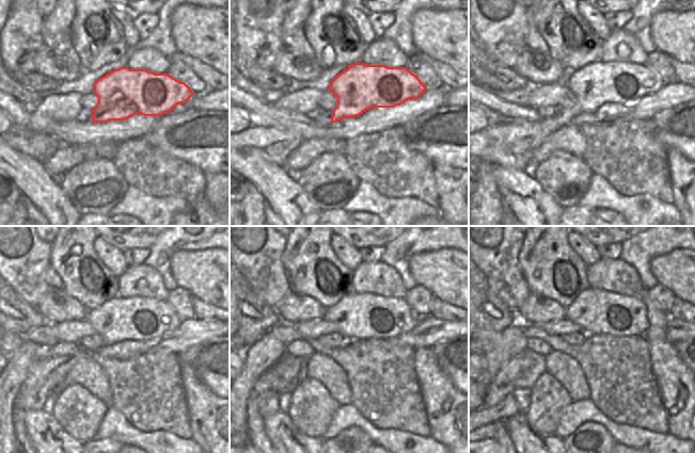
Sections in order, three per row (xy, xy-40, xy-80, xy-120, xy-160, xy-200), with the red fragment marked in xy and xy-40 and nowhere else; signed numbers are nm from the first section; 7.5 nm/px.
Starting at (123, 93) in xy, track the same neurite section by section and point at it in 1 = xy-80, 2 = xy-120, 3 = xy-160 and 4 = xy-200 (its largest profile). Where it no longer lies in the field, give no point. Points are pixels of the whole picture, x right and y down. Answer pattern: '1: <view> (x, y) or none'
1: xy-80 (596, 83)
2: xy-120 (119, 319)
3: xy-160 (358, 316)
4: xy-200 (596, 310)

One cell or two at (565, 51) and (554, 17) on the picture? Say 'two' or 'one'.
one

